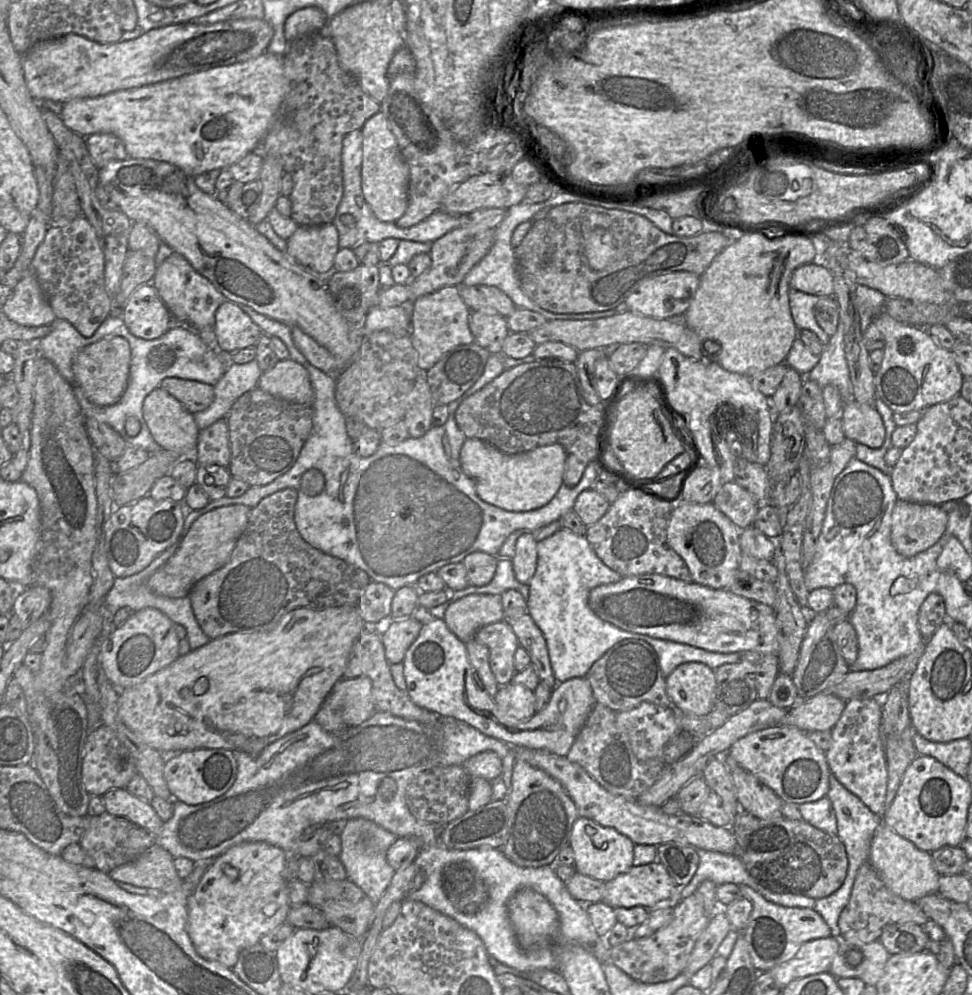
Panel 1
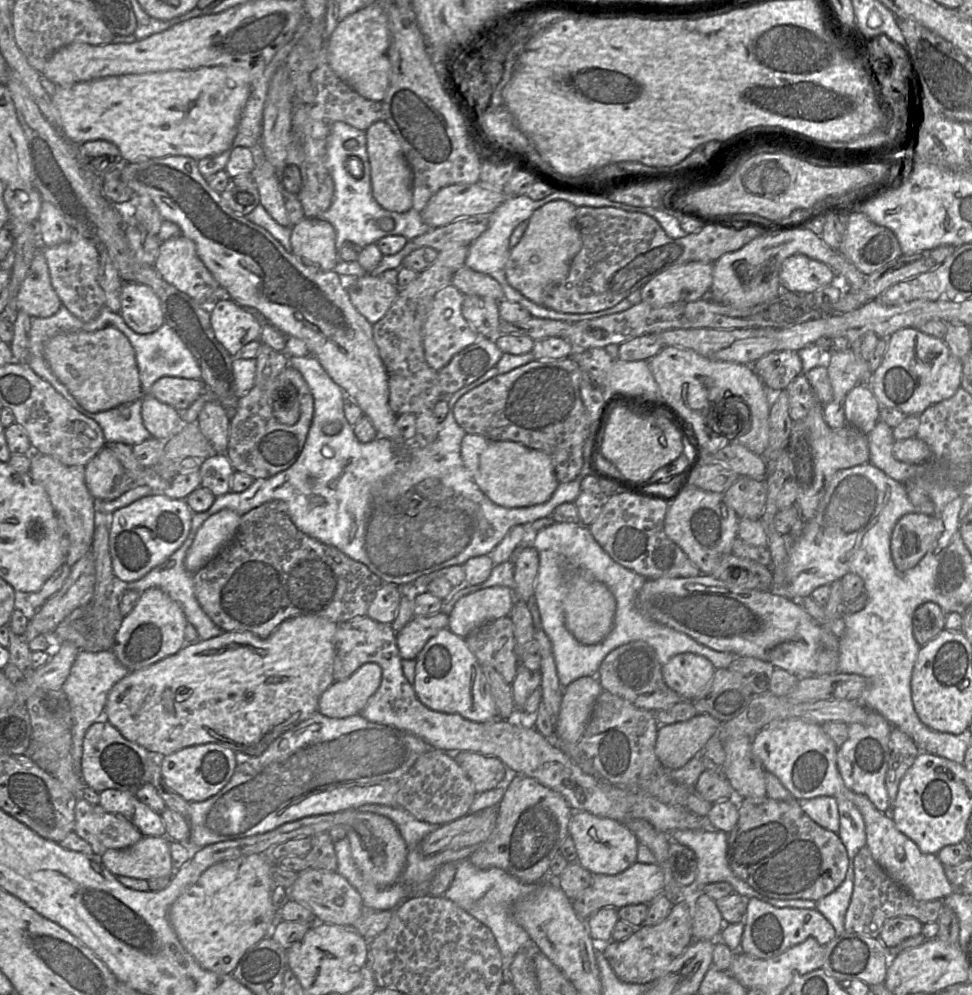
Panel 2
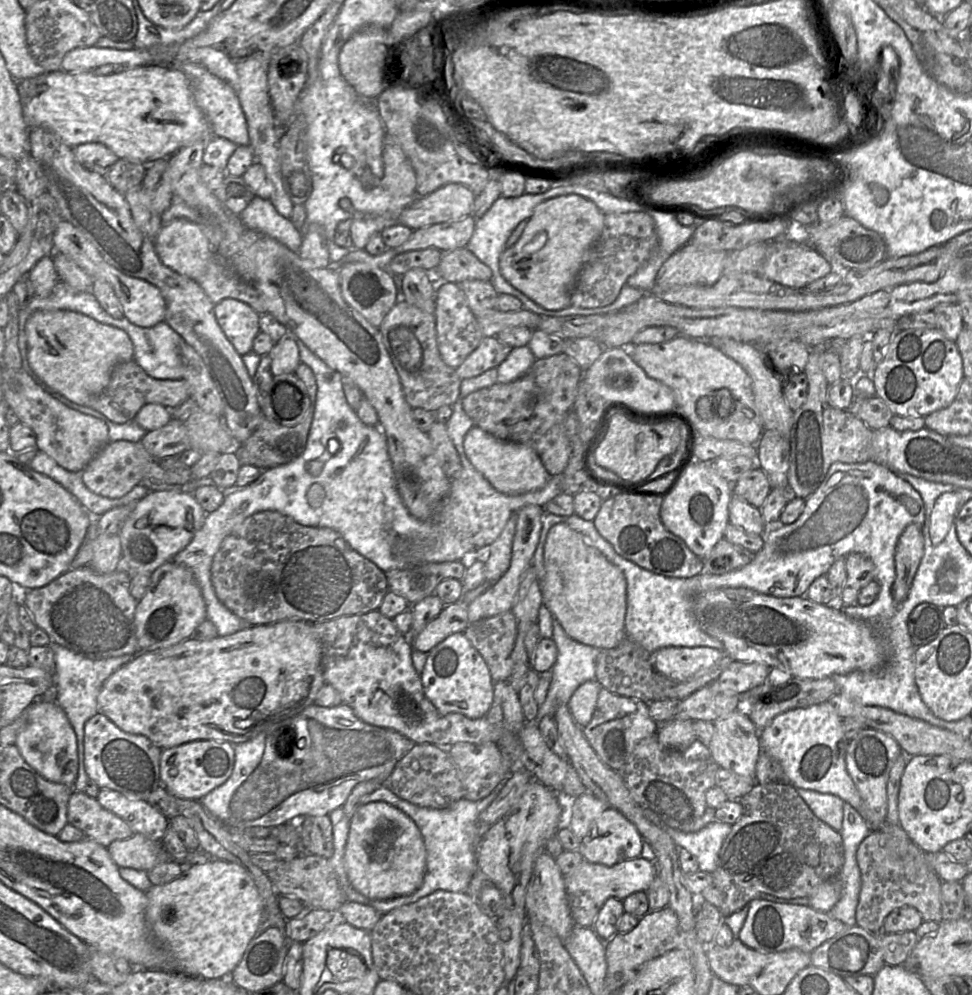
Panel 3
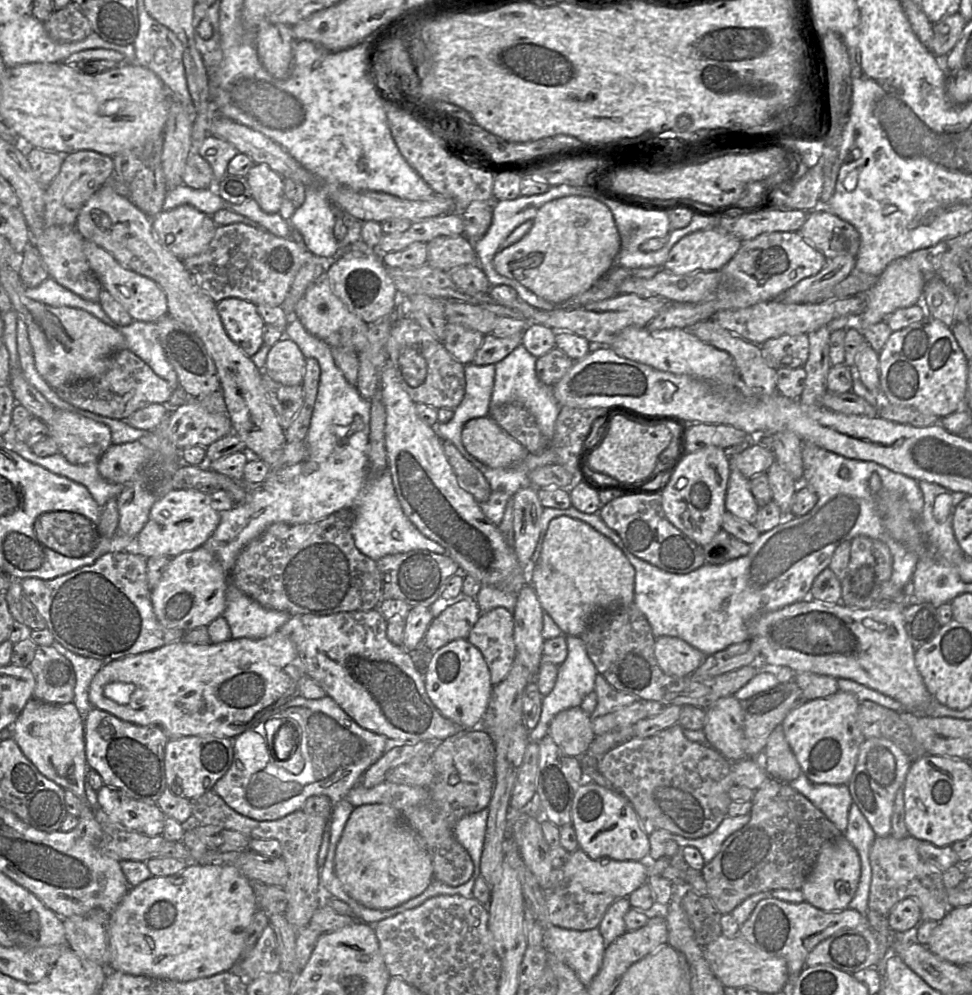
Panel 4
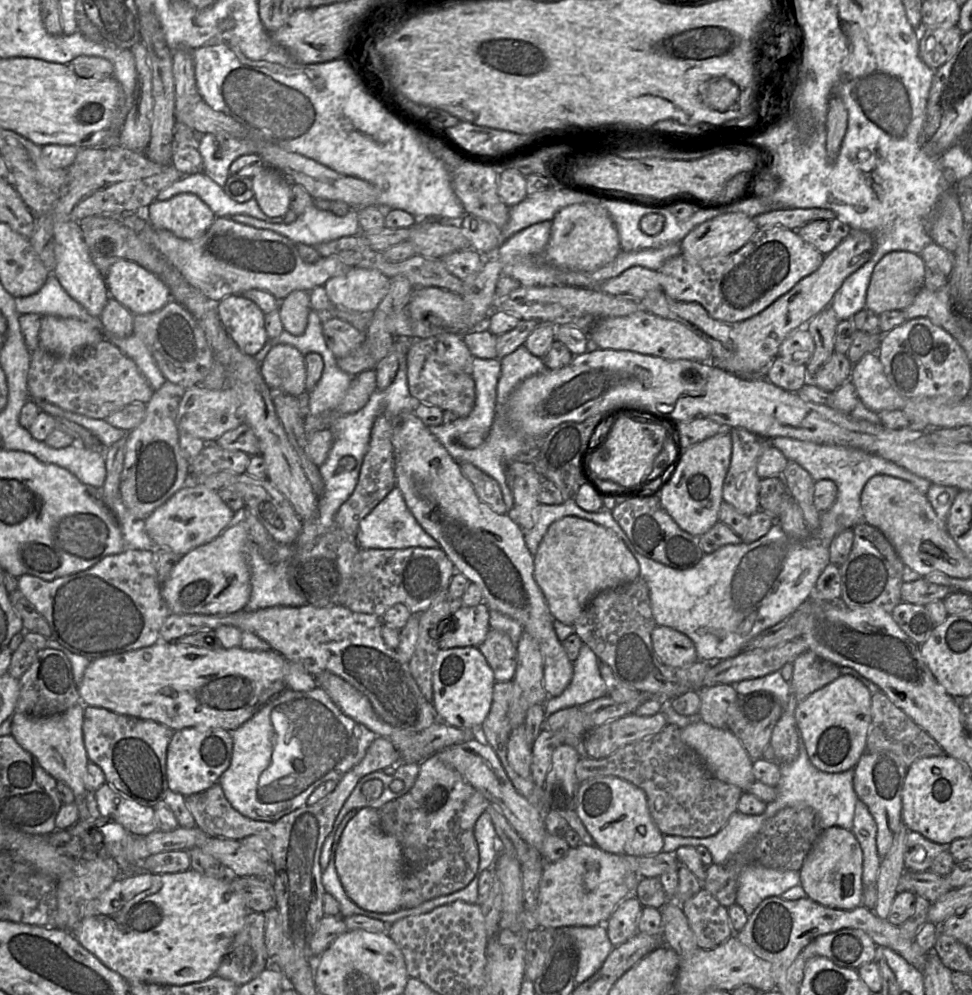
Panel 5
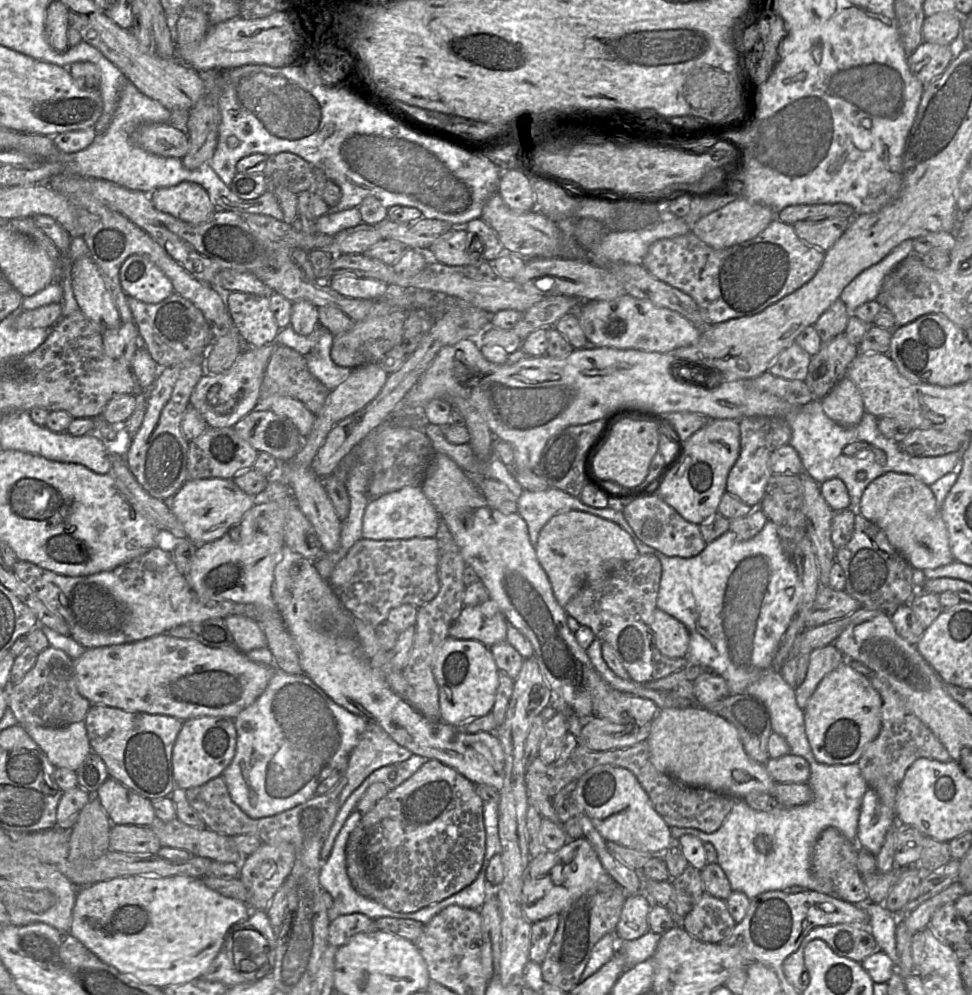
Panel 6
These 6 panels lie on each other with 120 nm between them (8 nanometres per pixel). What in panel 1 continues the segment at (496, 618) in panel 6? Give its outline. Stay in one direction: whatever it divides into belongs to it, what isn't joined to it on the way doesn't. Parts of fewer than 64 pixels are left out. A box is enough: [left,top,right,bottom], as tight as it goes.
[382,619,423,664]

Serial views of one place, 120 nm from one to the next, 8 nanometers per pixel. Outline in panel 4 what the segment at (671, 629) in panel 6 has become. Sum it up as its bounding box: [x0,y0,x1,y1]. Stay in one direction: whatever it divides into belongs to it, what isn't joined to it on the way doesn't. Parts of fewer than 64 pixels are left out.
[654,636,706,678]

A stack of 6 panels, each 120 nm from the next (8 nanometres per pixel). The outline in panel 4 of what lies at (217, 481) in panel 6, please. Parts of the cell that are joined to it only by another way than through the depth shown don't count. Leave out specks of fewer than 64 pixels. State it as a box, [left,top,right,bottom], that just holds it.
[137,489,220,558]

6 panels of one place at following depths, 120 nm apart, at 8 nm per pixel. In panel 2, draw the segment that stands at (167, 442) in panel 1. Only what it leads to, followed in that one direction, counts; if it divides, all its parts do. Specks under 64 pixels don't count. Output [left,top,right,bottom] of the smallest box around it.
[141,395,183,440]

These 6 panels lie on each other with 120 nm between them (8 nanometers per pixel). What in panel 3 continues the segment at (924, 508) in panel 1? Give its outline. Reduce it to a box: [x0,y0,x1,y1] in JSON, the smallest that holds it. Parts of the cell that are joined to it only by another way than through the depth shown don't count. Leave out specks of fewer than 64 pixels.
[892,523,923,605]

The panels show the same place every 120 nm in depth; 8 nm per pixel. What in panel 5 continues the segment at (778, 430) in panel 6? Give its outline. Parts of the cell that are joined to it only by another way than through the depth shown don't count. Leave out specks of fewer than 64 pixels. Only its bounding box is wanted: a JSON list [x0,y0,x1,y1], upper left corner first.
[722,428,772,516]

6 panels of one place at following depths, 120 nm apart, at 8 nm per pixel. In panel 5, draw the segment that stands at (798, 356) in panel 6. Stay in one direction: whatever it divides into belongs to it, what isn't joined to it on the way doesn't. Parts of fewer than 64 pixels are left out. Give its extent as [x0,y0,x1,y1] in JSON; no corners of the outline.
[765,356,808,392]

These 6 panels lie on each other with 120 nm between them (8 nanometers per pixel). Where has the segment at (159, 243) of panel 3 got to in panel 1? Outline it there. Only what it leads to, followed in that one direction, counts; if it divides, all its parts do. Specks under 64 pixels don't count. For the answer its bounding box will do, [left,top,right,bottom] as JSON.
[152,252,225,345]

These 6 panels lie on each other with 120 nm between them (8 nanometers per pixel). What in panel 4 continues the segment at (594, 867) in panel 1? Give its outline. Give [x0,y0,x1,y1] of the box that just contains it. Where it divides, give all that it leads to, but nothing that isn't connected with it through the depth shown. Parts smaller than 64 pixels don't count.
[571,780,650,861]

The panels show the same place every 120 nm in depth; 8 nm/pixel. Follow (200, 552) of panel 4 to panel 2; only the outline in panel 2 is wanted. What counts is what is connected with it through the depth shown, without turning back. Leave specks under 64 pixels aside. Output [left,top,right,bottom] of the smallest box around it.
[111,587,188,672]

